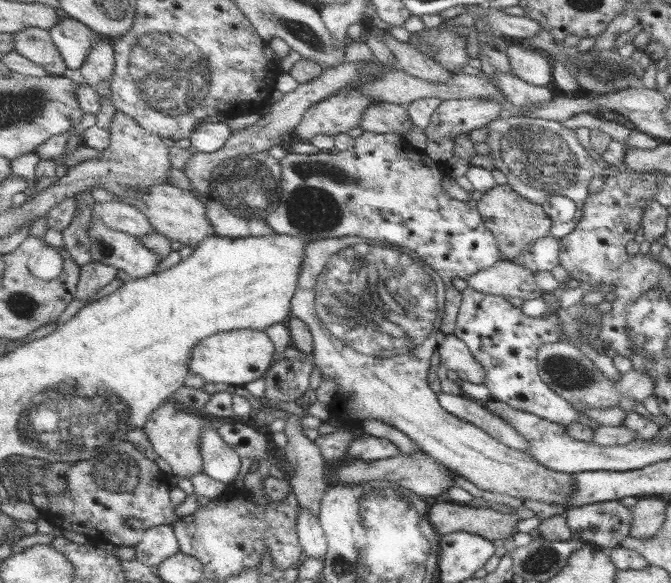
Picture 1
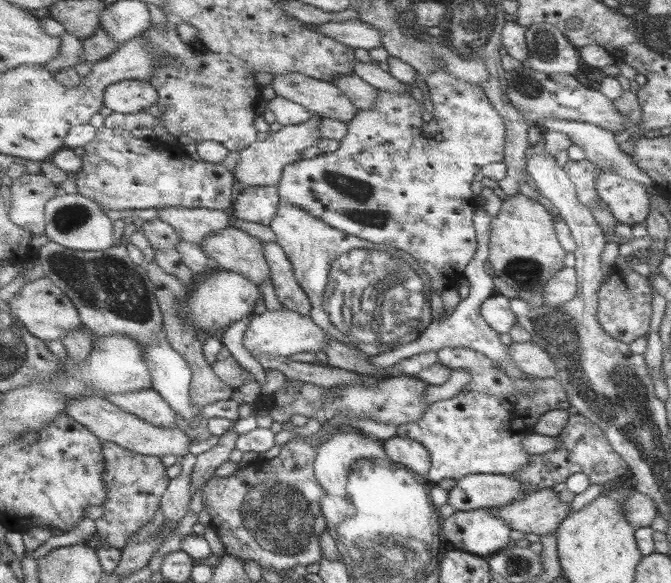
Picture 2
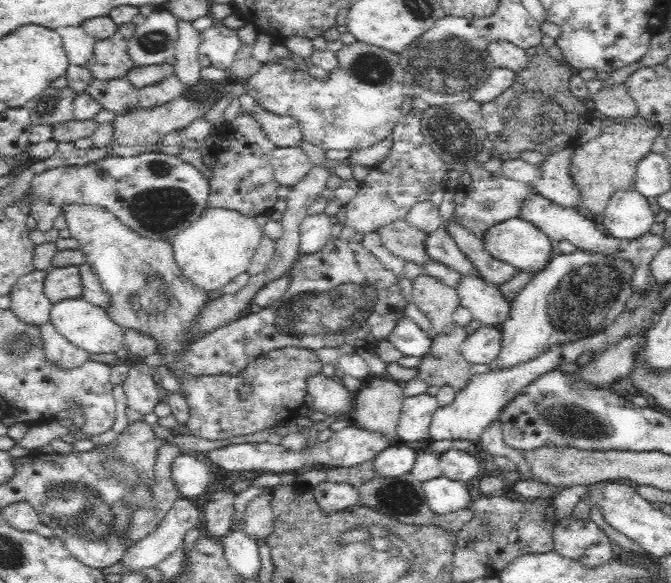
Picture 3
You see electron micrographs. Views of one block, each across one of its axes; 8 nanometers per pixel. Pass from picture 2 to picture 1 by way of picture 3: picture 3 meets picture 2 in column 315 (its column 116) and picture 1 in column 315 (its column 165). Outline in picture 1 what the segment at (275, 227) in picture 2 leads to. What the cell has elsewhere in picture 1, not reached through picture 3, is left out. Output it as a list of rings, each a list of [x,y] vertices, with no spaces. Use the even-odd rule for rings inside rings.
[[[343,237],[332,238],[318,241],[308,242],[306,254],[303,257],[303,272],[300,273],[299,288],[291,302],[291,316],[302,319],[311,330],[314,336],[313,364],[320,368],[322,378],[334,379],[338,386],[334,399],[340,402],[338,410],[340,414],[336,414],[340,422],[364,422],[368,419],[378,419],[384,423],[400,429],[407,434],[417,445],[419,450],[430,456],[432,459],[440,462],[443,466],[454,471],[458,476],[464,476],[482,490],[499,492],[500,494],[508,494],[522,500],[532,499],[548,504],[568,506],[568,497],[572,497],[572,489],[576,489],[575,474],[566,474],[563,471],[552,470],[550,467],[543,466],[532,459],[530,455],[526,455],[524,451],[515,450],[505,443],[501,443],[499,439],[489,435],[481,427],[474,426],[464,419],[458,418],[451,412],[444,410],[440,393],[436,394],[436,390],[432,390],[432,358],[436,358],[436,350],[440,348],[440,342],[444,340],[444,331],[440,327],[440,282],[436,282],[436,278],[432,278],[432,274],[428,274],[428,265],[412,250],[396,250],[398,246],[384,246],[380,242],[368,242],[368,239],[361,237]]]

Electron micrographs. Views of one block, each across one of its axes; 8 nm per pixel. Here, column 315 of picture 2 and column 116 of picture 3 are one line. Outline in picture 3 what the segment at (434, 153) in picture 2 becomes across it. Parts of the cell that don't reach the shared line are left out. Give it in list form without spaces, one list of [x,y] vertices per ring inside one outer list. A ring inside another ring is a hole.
[[[160,151],[128,157],[105,157],[88,165],[58,166],[40,171],[32,180],[31,190],[35,197],[48,199],[58,209],[70,204],[102,206],[139,236],[156,241],[170,241],[173,236],[197,222],[207,210],[210,196],[209,181],[194,166],[184,162],[179,155]]]

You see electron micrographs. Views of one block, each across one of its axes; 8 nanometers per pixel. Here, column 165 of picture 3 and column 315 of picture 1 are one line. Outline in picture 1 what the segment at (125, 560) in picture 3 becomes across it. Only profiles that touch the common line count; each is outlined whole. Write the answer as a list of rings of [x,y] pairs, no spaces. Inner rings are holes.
[[[299,506],[298,516],[299,542],[303,552],[309,558],[325,558],[327,552],[327,538],[322,528],[319,516],[308,514]]]

